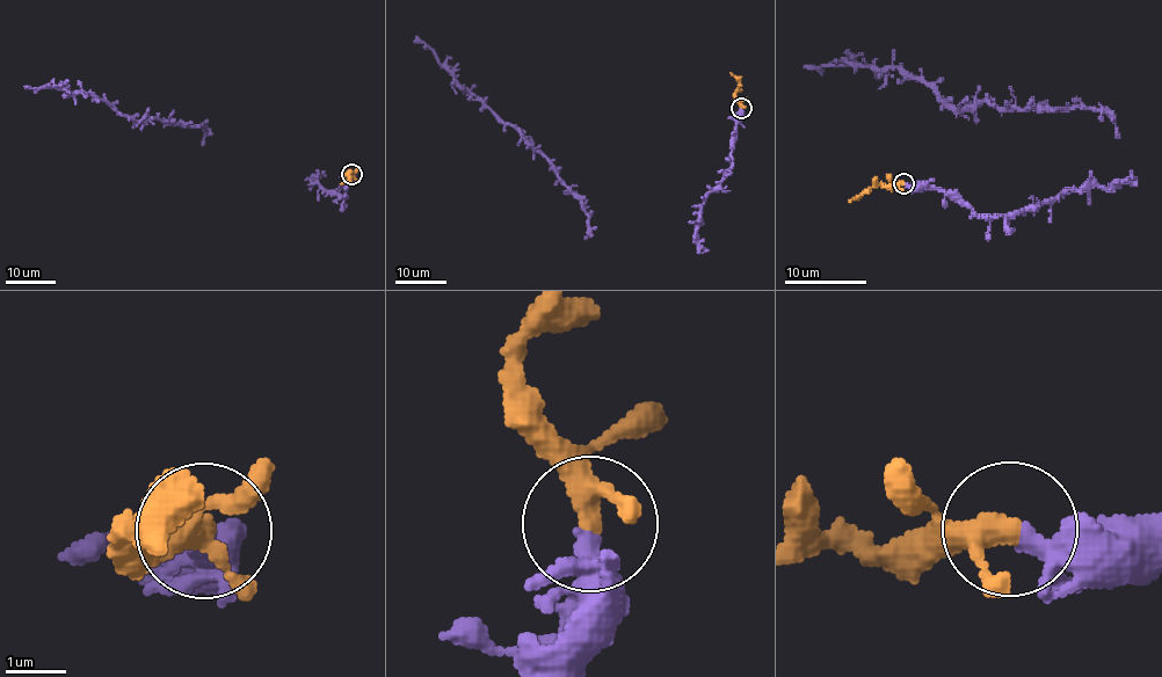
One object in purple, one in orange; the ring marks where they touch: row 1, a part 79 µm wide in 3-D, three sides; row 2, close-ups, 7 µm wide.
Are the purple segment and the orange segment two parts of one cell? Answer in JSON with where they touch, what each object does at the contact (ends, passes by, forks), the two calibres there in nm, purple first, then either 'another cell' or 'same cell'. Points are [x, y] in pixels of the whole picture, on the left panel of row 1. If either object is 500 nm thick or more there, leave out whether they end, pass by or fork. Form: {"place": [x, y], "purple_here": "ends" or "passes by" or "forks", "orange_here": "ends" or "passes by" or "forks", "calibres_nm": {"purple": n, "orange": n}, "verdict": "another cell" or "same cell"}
{"place": [351, 174], "purple_here": "passes by", "orange_here": "passes by", "calibres_nm": {"purple": 280, "orange": 320}, "verdict": "same cell"}

